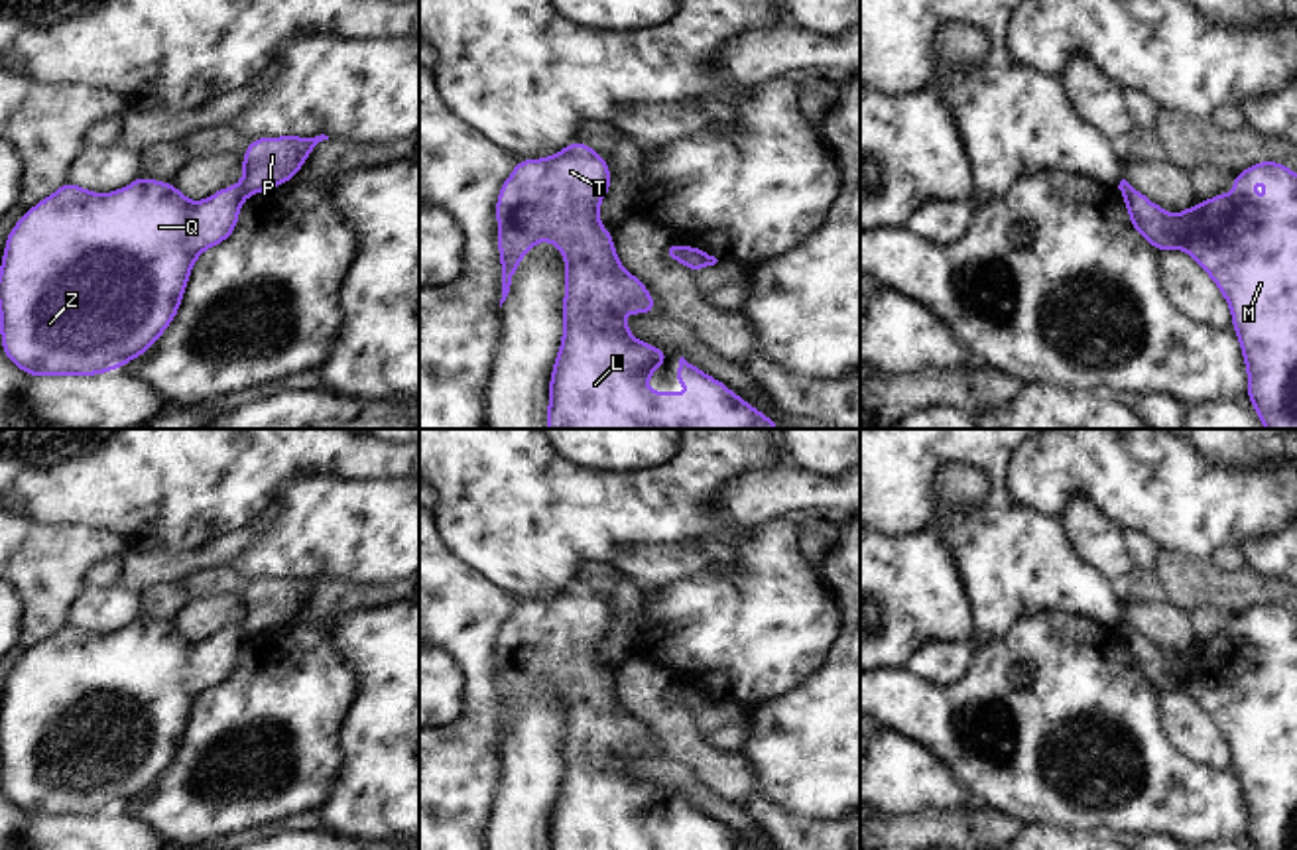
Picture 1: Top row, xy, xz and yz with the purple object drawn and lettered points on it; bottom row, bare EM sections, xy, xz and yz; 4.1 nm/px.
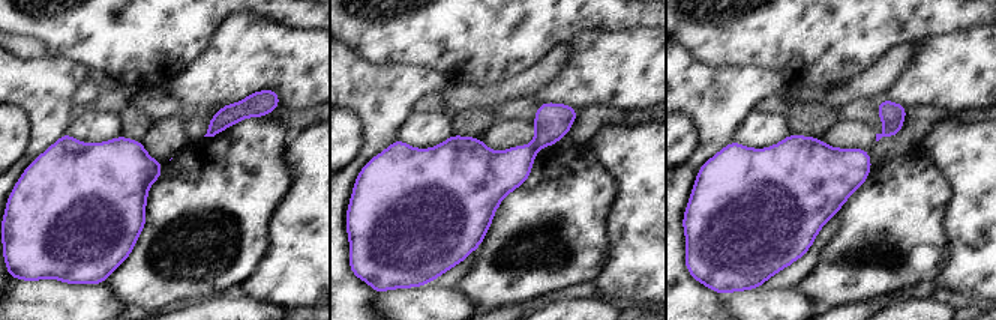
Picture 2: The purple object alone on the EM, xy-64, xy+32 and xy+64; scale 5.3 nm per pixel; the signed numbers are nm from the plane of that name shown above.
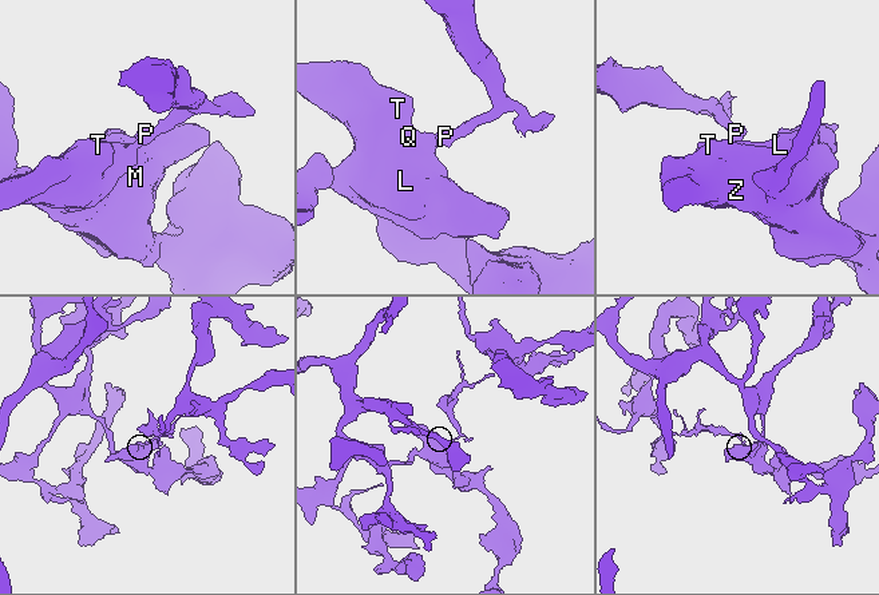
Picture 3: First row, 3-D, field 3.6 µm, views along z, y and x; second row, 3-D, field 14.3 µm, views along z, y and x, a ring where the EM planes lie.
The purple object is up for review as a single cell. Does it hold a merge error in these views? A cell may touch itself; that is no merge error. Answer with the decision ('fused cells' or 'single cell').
fused cells

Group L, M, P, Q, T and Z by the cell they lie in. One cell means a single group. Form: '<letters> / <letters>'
L M Q T Z / P

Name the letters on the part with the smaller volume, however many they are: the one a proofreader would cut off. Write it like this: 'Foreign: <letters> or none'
Foreign: P

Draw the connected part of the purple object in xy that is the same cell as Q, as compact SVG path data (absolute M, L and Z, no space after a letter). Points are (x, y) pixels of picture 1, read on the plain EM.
M142 616L106 636L67 622L31 647L6 681L0 706L0 773L8 801L28 817L96 817L144 795L175 759L197 697L236 671L244 638L240 628L224 628L193 643L173 624Z

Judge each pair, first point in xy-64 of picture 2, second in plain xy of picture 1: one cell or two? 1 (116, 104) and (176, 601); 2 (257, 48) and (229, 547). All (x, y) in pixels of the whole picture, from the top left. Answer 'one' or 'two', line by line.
1: two
2: two

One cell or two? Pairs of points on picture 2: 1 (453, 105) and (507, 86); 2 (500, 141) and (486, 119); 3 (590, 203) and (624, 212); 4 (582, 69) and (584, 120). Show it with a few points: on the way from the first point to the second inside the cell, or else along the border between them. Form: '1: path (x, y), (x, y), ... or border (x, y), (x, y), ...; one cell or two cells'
1: path (467, 96), (494, 95); one cell
2: border (494, 119), (479, 137); two cells
3: border (606, 221), (608, 232); two cells
4: border (618, 108), (588, 104), (579, 110); two cells

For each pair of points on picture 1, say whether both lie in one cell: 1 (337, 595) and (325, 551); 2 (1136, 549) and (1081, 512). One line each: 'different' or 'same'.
1: different
2: different

